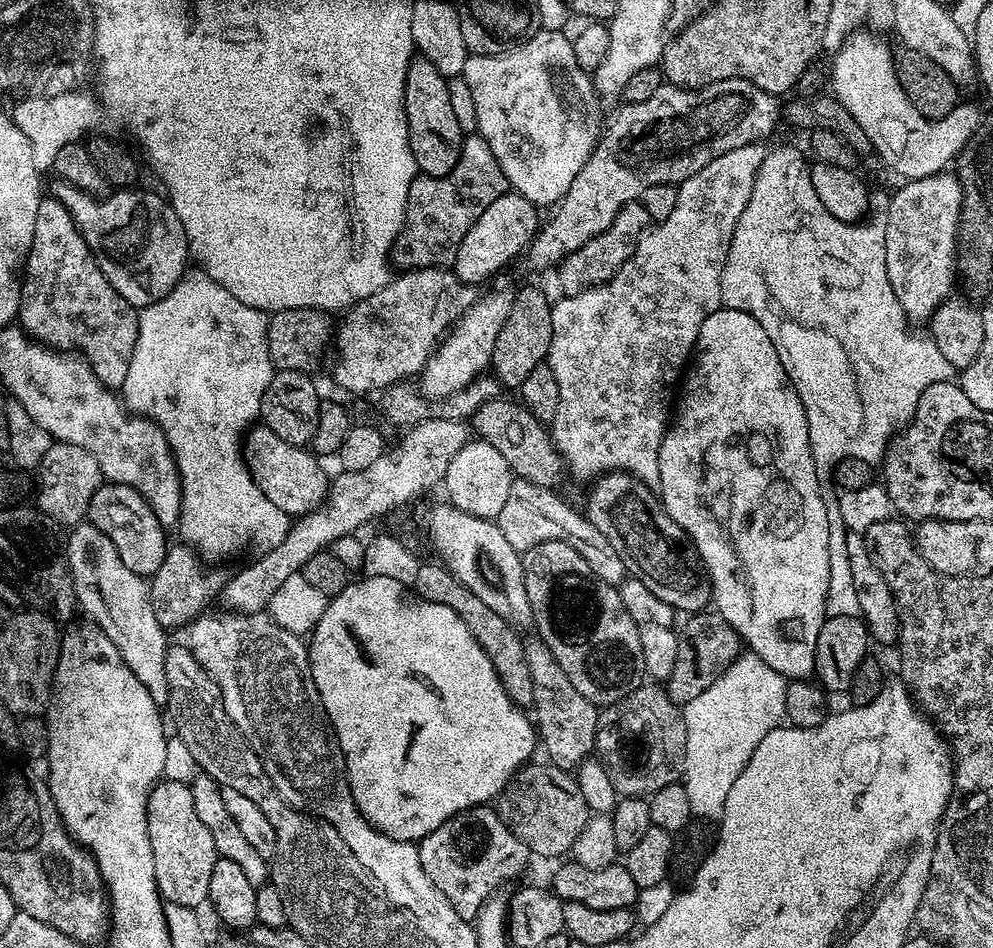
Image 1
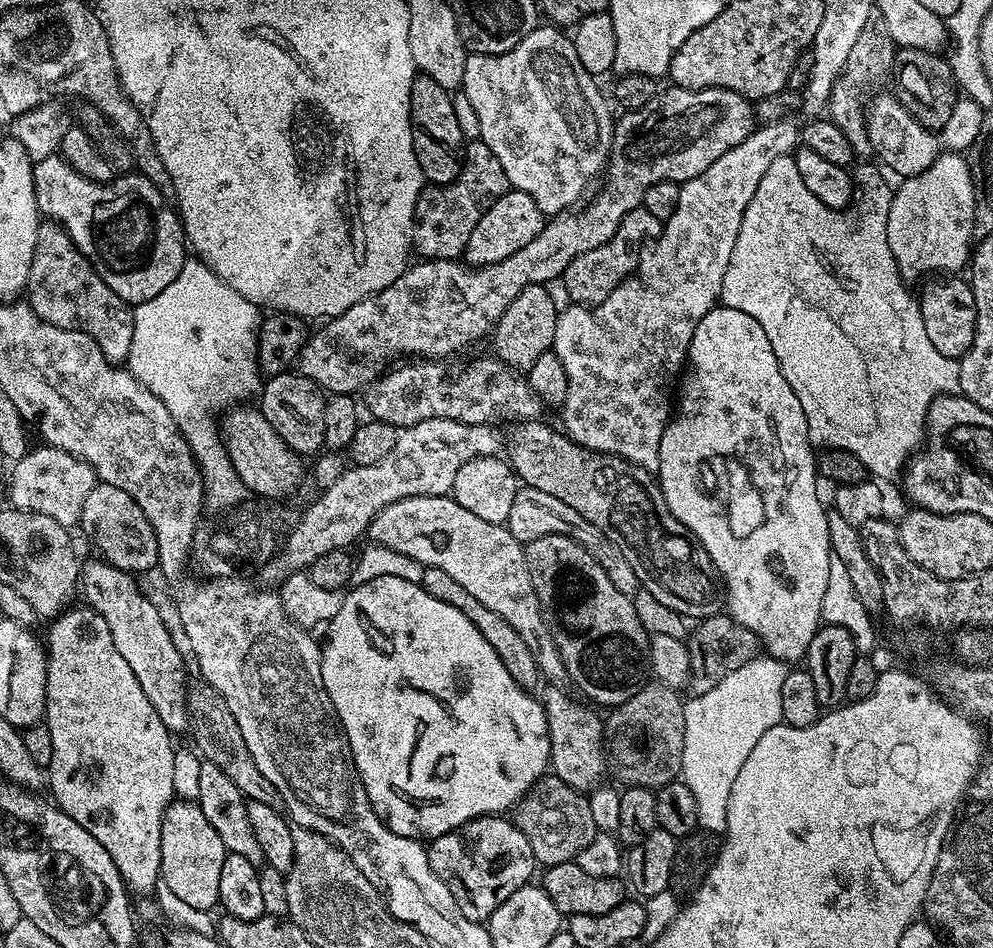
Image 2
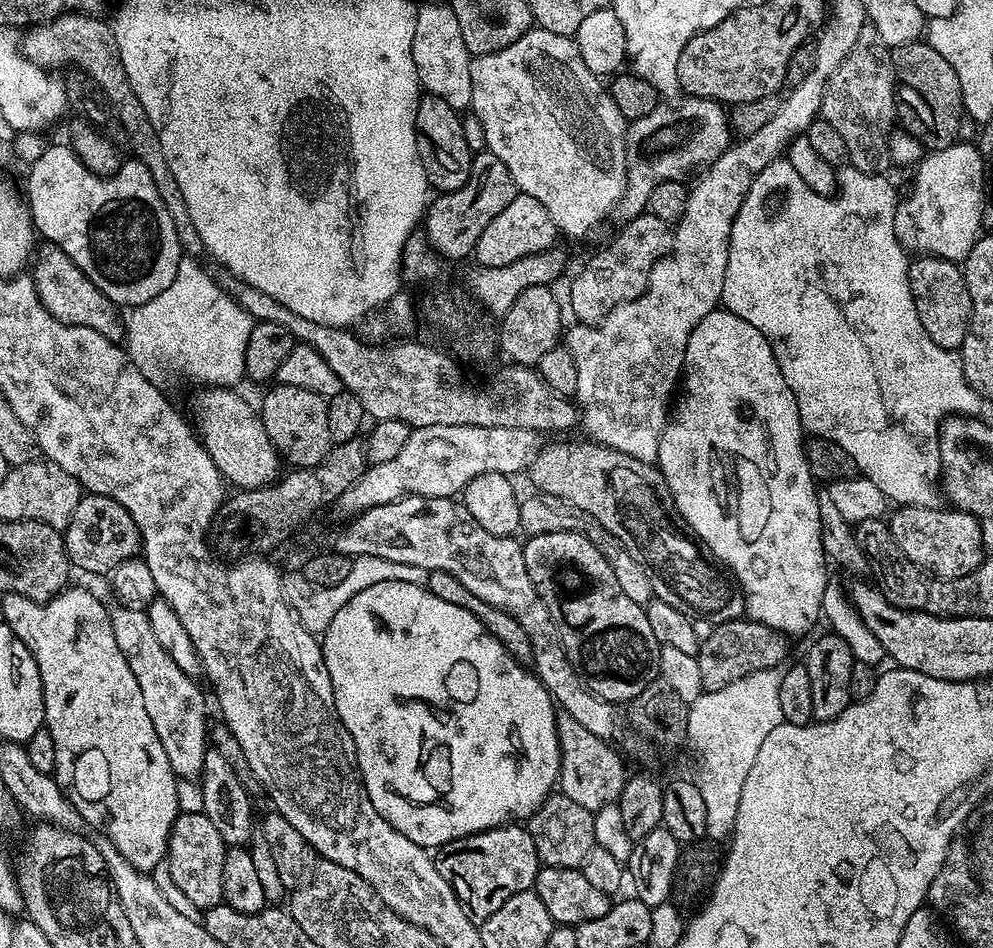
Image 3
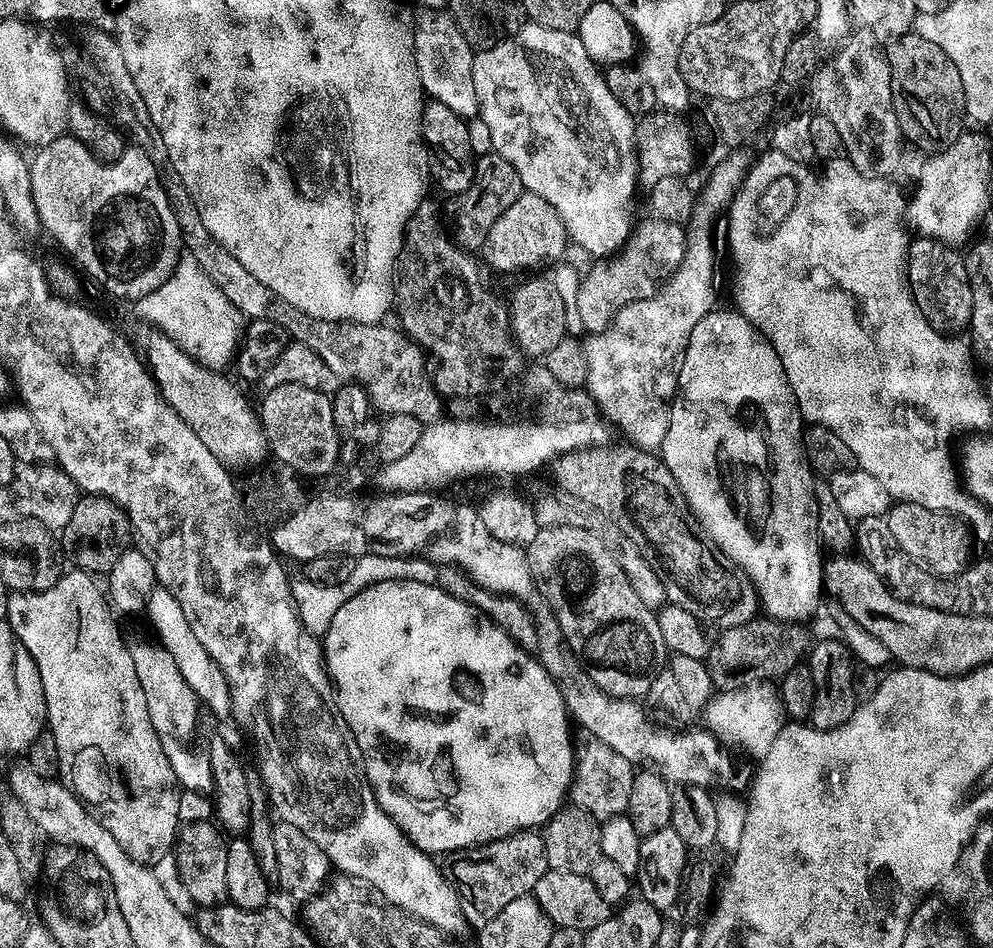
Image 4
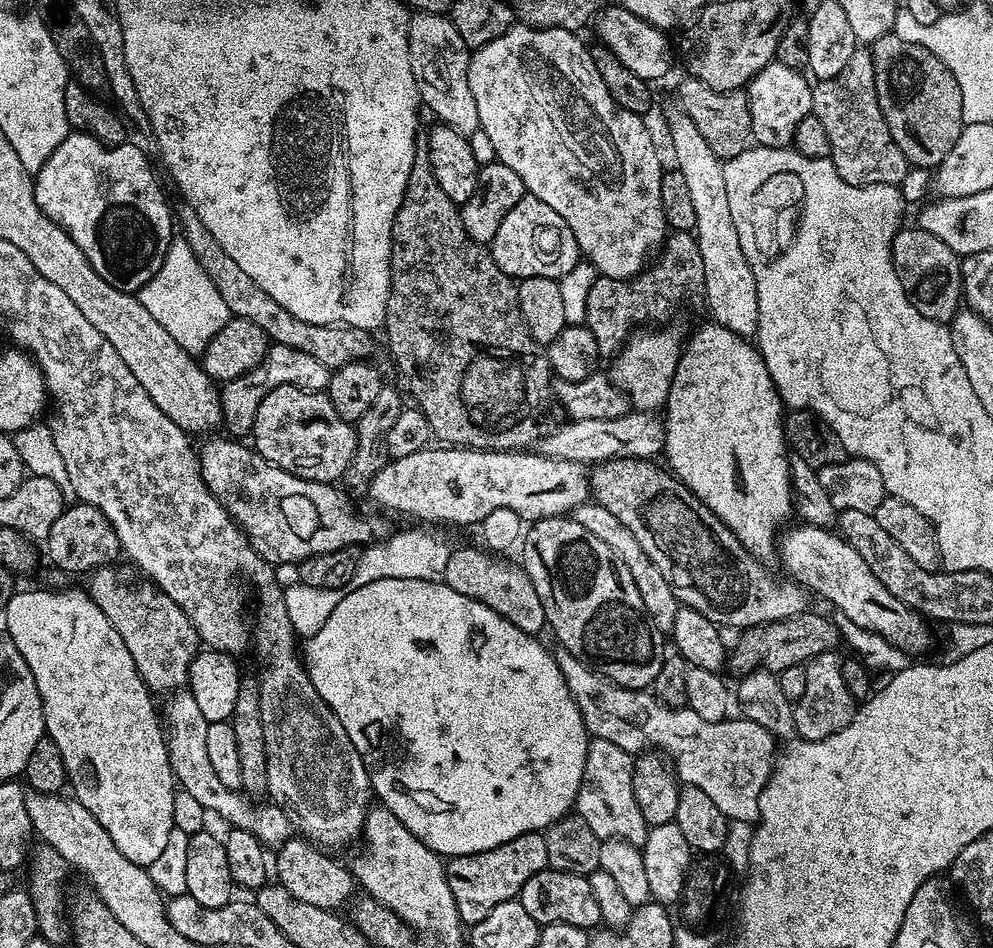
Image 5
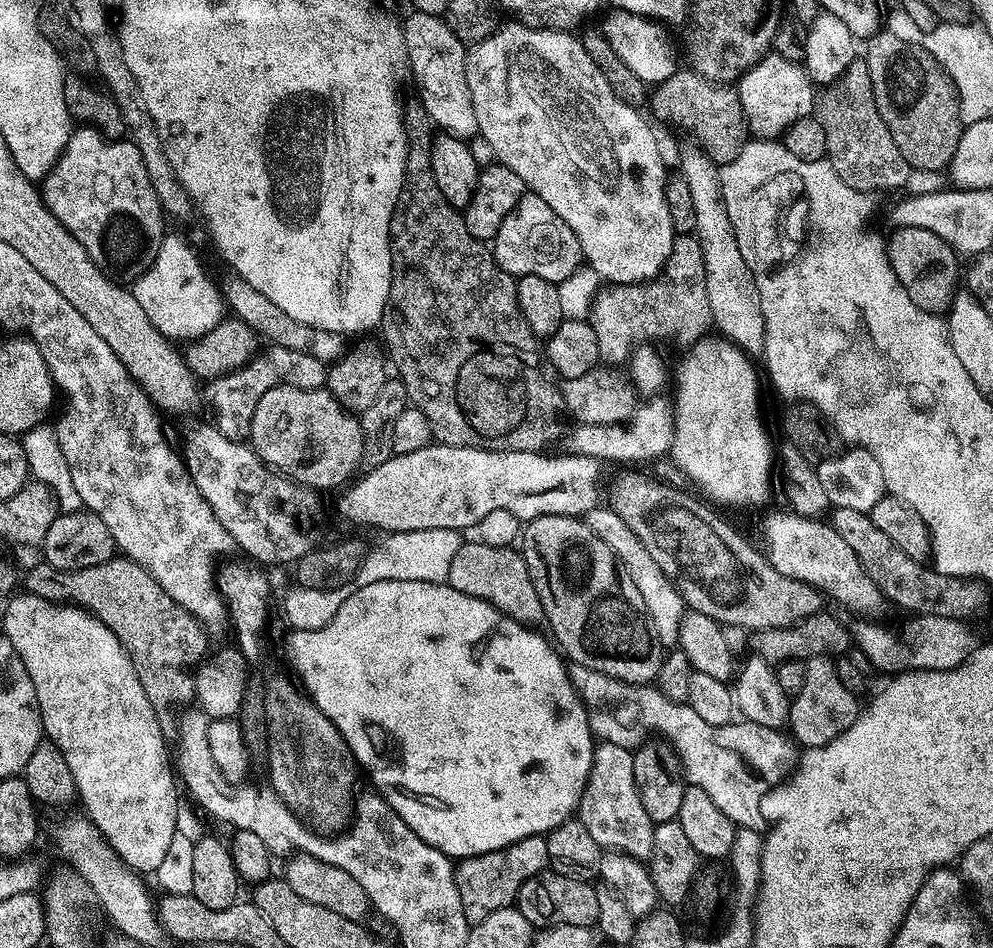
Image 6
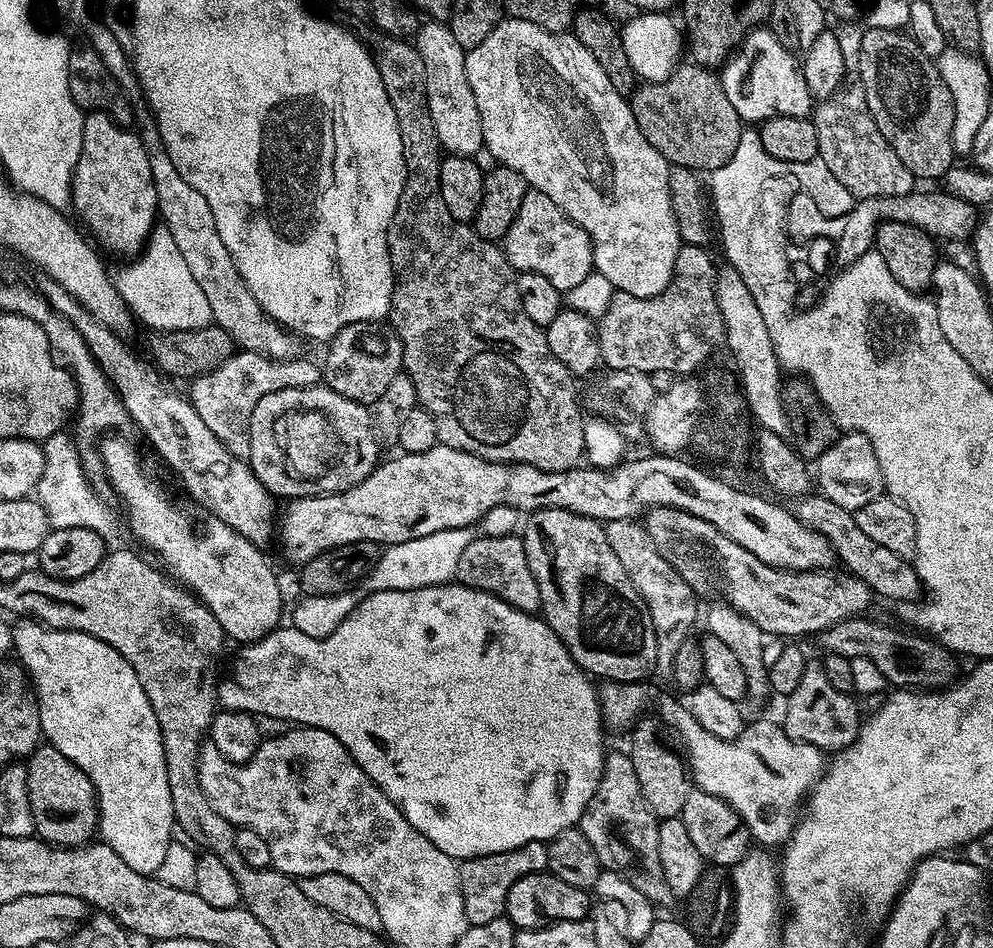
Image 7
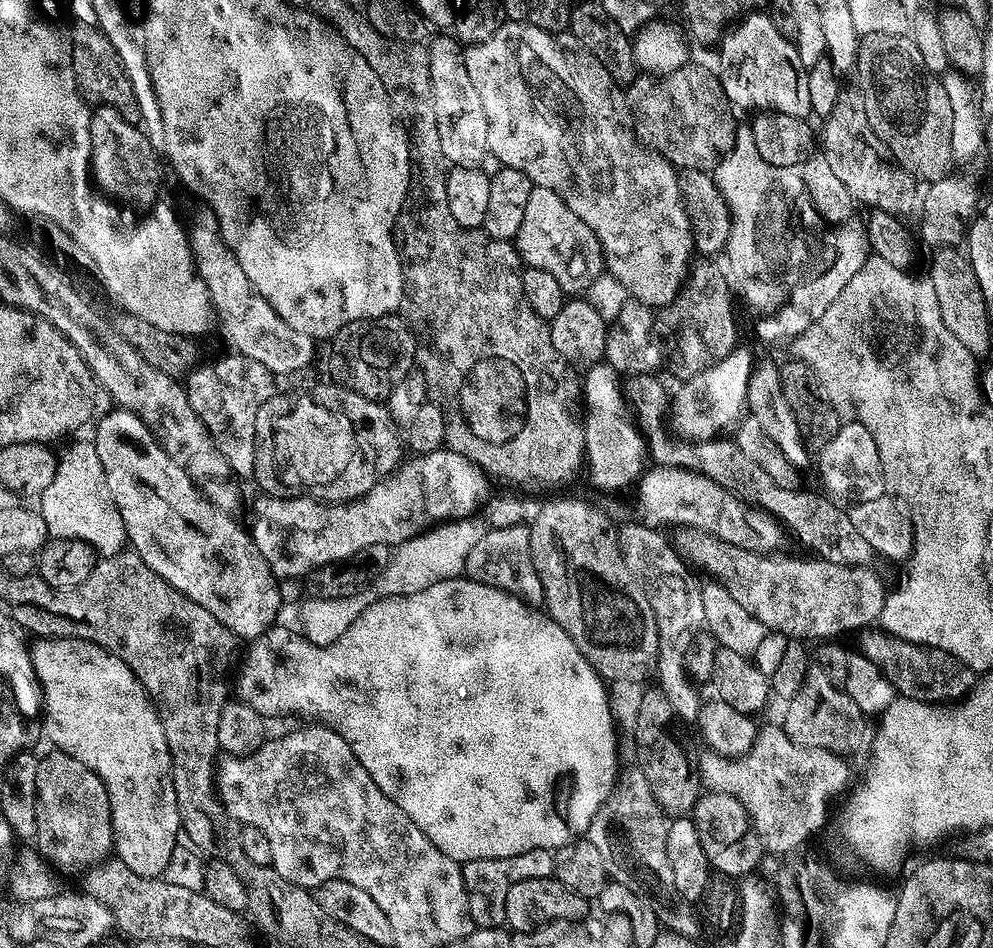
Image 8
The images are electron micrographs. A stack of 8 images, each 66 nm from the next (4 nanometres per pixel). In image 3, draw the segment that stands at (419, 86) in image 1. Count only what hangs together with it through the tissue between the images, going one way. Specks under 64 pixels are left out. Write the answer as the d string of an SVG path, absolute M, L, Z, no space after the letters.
M427 94L421 95L420 105L416 111L416 131L420 137L420 157L428 175L429 185L437 193L453 192L461 188L472 173L472 157L474 155L470 146L466 144L461 113L452 108L450 102L442 102L442 98Z

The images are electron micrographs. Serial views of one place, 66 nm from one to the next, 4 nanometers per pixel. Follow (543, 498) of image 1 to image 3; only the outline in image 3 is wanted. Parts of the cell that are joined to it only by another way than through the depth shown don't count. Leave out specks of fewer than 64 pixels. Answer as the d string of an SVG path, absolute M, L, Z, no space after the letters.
M545 492L531 495L528 497L524 496L520 500L520 527L525 533L533 536L546 534L547 532L584 533L586 538L590 538L590 542L594 542L594 546L598 546L598 550L602 550L606 562L610 562L610 566L614 570L618 582L621 583L622 590L626 590L626 594L630 598L634 598L634 602L647 605L648 601L653 599L652 583L646 574L646 570L633 558L630 550L626 550L626 546L622 546L622 542L618 542L618 538L614 538L614 534L607 532L590 514L578 510L573 504L568 503L567 500L551 496Z

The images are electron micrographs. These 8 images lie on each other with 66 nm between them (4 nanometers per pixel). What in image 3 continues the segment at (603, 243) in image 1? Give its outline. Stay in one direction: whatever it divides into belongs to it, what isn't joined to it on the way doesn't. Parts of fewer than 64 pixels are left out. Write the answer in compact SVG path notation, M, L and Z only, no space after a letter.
M647 210L641 212L639 216L627 221L621 228L624 229L610 244L606 245L601 252L594 253L585 262L584 269L572 276L574 314L581 324L599 324L618 305L630 302L642 295L648 289L648 275L652 273L653 266L672 251L673 225L669 221L658 218L652 212Z

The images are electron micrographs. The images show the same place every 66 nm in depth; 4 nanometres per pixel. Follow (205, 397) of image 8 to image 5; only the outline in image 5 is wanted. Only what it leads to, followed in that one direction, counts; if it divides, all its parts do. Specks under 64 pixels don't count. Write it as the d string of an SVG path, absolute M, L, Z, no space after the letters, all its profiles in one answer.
M272 344L260 365L238 378L227 381L220 388L220 405L224 424L233 432L229 432L233 437L247 437L254 426L258 406L262 406L262 398L270 394L270 390L289 384L307 392L324 392L331 377L332 372L326 366L322 366L322 362L310 358L310 354L302 354L302 350L294 350L294 346Z

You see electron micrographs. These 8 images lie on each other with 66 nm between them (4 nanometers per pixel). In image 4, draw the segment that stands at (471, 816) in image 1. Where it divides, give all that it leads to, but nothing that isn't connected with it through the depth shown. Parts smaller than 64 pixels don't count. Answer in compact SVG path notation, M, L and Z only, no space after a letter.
M521 830L500 840L492 840L489 844L475 844L473 848L451 853L447 860L448 882L460 895L464 919L476 930L486 926L486 922L490 922L502 906L514 902L514 898L529 895L538 878L550 870L543 835L536 830Z

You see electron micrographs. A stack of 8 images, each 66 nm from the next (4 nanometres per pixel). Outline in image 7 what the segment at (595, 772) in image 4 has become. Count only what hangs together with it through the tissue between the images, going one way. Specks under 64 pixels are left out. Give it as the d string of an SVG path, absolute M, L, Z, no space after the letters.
M609 751L605 755L604 773L598 782L598 790L594 790L594 798L590 798L578 827L582 834L586 834L590 846L594 846L594 854L598 854L601 869L622 874L649 898L655 897L656 888L664 888L662 866L658 862L658 818L642 798L642 786L638 786L638 774L634 774L634 762L627 751Z

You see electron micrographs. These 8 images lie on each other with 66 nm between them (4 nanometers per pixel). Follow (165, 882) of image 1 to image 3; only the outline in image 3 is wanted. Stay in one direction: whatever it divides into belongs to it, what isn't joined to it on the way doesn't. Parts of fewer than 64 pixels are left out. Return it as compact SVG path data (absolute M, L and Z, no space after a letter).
M180 812L172 824L172 833L168 839L166 863L170 870L170 878L174 878L174 886L194 902L197 910L213 908L222 903L222 862L226 845L222 834L205 812L186 814Z

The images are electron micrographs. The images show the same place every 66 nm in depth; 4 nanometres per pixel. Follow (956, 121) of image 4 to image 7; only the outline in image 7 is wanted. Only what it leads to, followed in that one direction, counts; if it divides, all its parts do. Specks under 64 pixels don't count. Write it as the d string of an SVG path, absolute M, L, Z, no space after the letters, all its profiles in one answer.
M868 26L863 29L858 65L860 65L858 82L864 88L870 114L874 122L878 122L878 130L882 130L886 142L890 142L894 154L902 158L906 170L910 170L913 177L927 182L939 181L954 165L952 135L954 134L955 108L954 98L951 97L951 92L937 68L937 61L926 55L916 45L911 35L895 28Z

